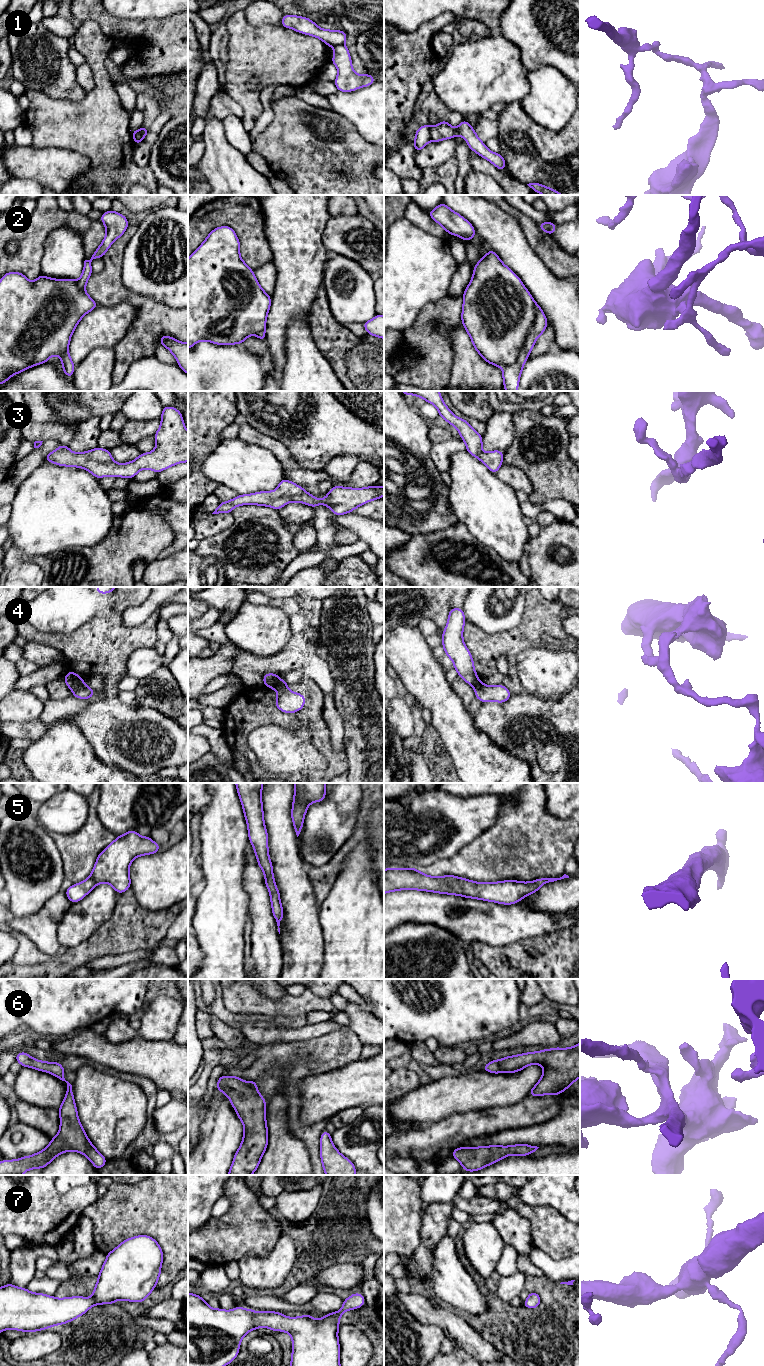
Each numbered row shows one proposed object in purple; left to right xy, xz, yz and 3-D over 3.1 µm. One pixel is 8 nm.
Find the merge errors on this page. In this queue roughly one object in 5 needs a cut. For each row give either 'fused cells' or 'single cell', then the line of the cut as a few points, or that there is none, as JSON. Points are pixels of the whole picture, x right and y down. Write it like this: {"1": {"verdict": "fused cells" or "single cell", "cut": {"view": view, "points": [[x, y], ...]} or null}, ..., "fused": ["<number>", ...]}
{"1": {"verdict": "fused cells", "cut": {"view": "yz", "points": [[429, 127], [431, 139]]}}, "2": {"verdict": "fused cells", "cut": {"view": "yz", "points": [[534, 301], [535, 320], [526, 343], [517, 359], [503, 368]]}}, "3": {"verdict": "single cell", "cut": null}, "4": {"verdict": "fused cells", "cut": {"view": "xz", "points": [[278, 676], [267, 685]]}}, "5": {"verdict": "single cell", "cut": null}, "6": {"verdict": "single cell", "cut": null}, "7": {"verdict": "single cell", "cut": null}, "fused": ["1", "2", "4"]}

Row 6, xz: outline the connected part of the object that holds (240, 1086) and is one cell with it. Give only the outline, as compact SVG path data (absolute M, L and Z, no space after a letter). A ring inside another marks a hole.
M224 1076L217 1080L216 1091L223 1092L230 1100L237 1116L244 1126L240 1147L234 1155L228 1175L251 1175L254 1173L268 1145L268 1127L266 1124L266 1102L257 1091L257 1081L242 1081L240 1077Z

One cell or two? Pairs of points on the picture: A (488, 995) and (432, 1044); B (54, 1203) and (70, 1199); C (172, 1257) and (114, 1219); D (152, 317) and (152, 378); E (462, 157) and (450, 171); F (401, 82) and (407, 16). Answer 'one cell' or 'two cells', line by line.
A: two cells
B: one cell
C: one cell
D: two cells
E: two cells
F: two cells

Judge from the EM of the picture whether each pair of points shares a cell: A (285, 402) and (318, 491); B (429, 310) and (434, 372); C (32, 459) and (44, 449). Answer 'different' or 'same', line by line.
A: different
B: same
C: same

